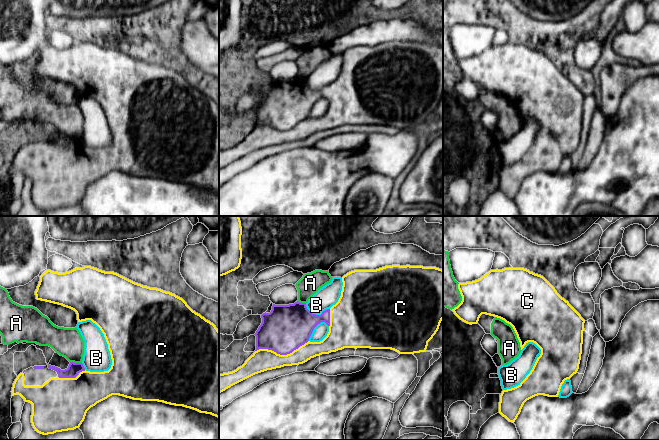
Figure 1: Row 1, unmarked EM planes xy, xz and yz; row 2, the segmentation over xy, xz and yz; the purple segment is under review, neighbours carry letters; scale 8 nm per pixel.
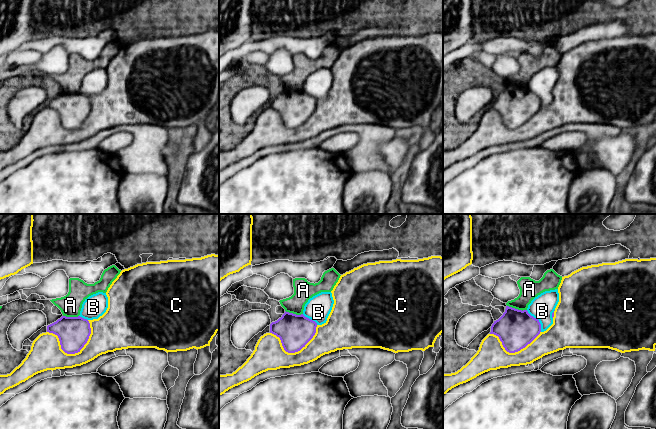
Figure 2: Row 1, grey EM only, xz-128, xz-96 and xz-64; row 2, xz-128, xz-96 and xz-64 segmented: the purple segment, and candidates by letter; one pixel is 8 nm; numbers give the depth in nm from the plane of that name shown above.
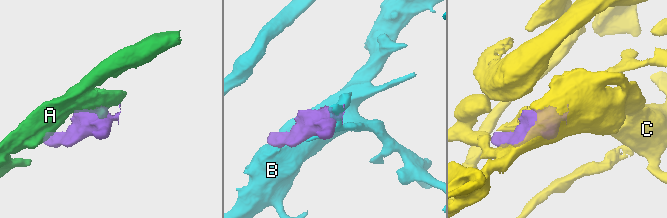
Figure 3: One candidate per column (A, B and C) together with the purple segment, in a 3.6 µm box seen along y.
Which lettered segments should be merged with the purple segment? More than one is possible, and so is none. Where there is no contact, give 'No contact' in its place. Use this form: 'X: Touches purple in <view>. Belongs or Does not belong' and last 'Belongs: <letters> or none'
A: Touches purple in xy. Does not belong
B: Touches purple in xz. Does not belong
C: Touches purple in xz. Belongs
Belongs: C

